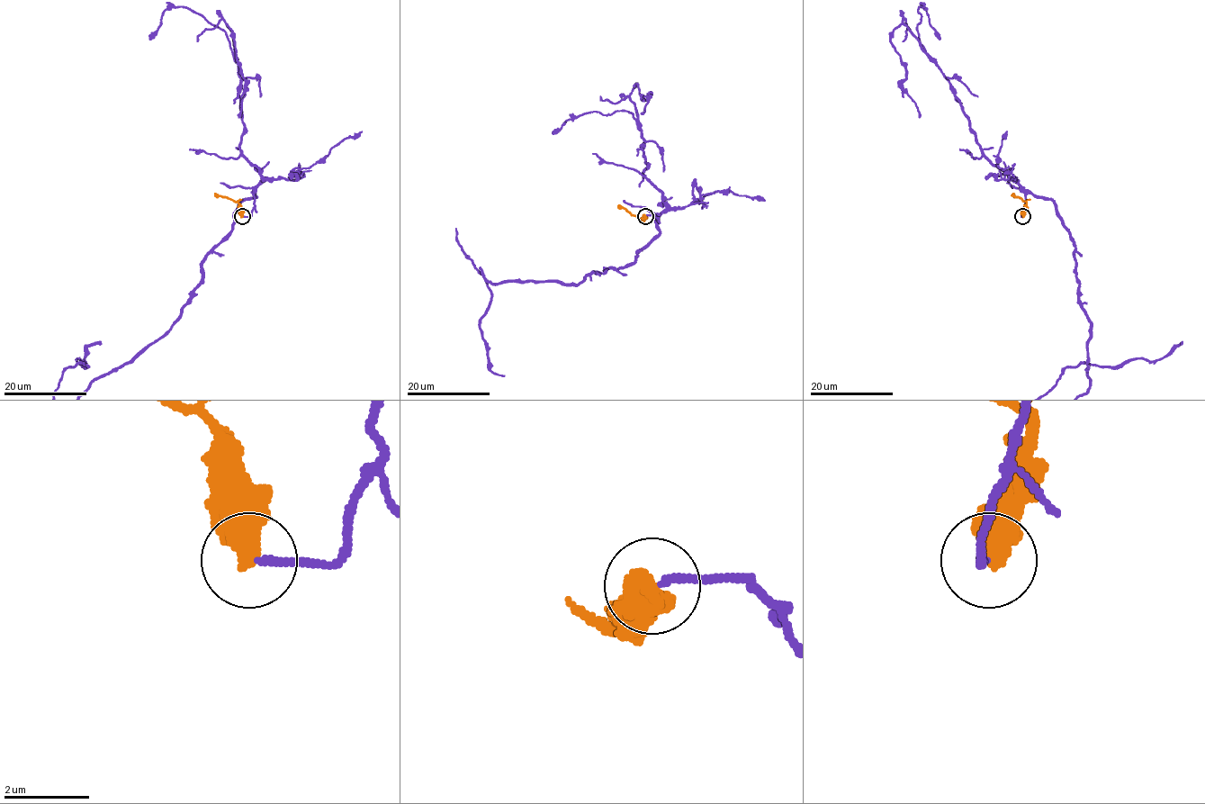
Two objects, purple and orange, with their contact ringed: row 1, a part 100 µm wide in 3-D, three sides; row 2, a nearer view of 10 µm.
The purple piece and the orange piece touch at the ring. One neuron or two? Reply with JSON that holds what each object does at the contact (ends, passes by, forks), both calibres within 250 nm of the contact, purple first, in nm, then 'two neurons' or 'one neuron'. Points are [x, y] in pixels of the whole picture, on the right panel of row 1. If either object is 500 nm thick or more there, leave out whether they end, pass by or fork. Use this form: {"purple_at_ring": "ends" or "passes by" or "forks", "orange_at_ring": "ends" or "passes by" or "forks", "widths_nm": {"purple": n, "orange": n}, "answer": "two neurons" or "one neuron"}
{"widths_nm": {"purple": 180, "orange": 600}, "answer": "one neuron"}

